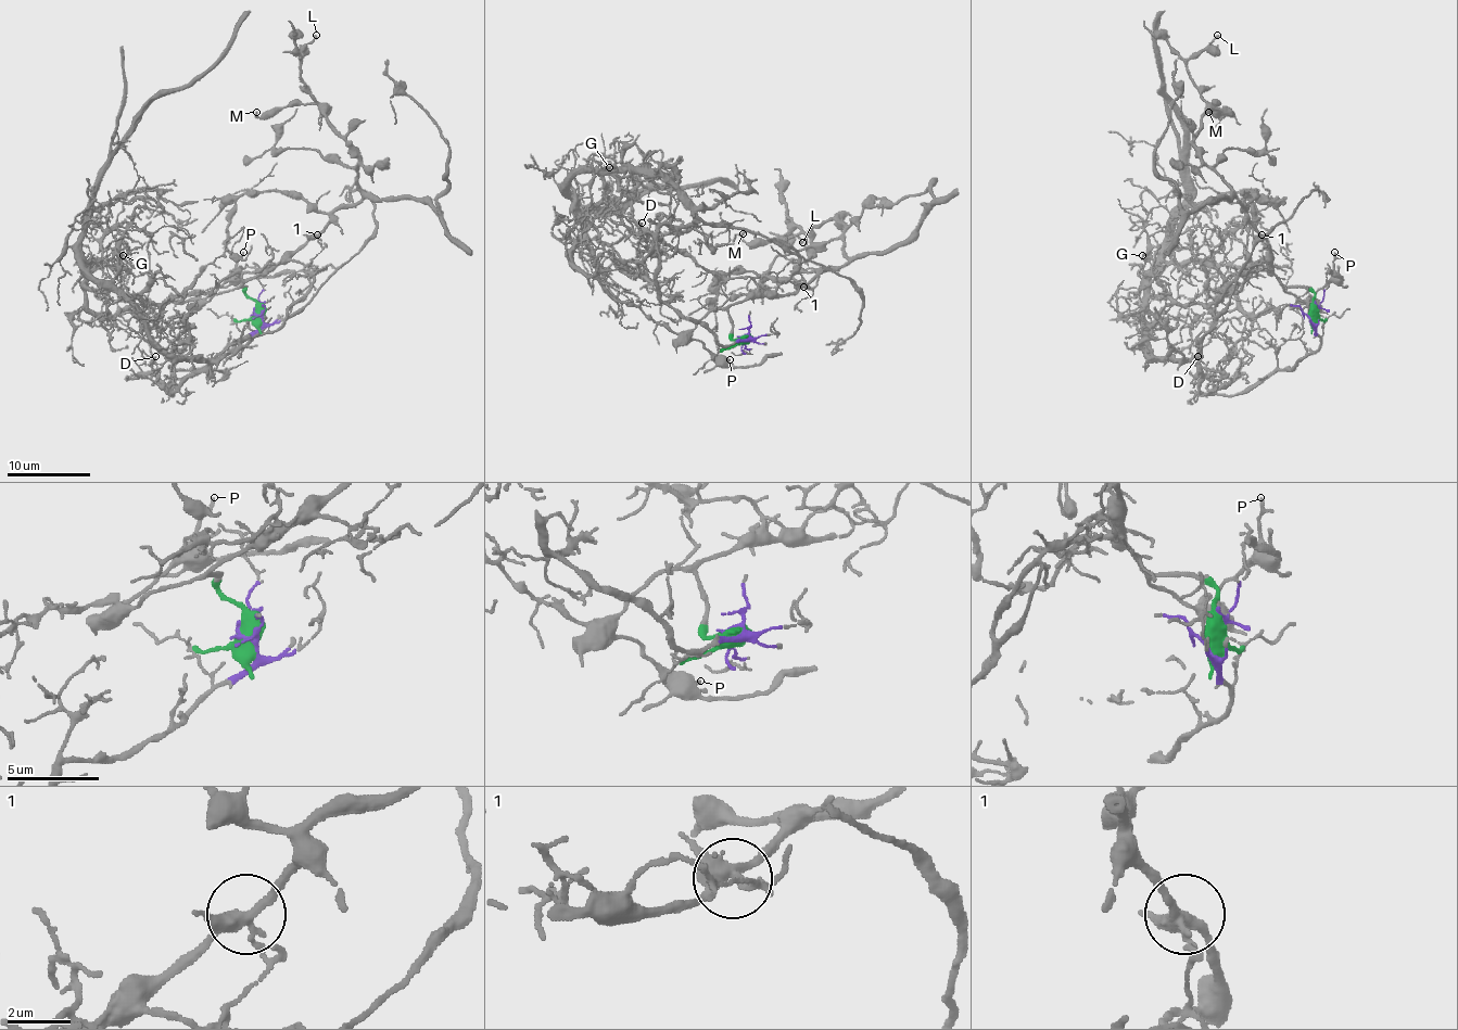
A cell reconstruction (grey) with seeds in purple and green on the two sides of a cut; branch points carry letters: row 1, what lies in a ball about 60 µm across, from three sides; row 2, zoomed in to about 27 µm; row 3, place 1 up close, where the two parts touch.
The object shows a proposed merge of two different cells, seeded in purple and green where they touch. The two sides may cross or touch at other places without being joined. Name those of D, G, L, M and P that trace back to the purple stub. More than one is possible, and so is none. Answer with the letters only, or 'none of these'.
D, G

